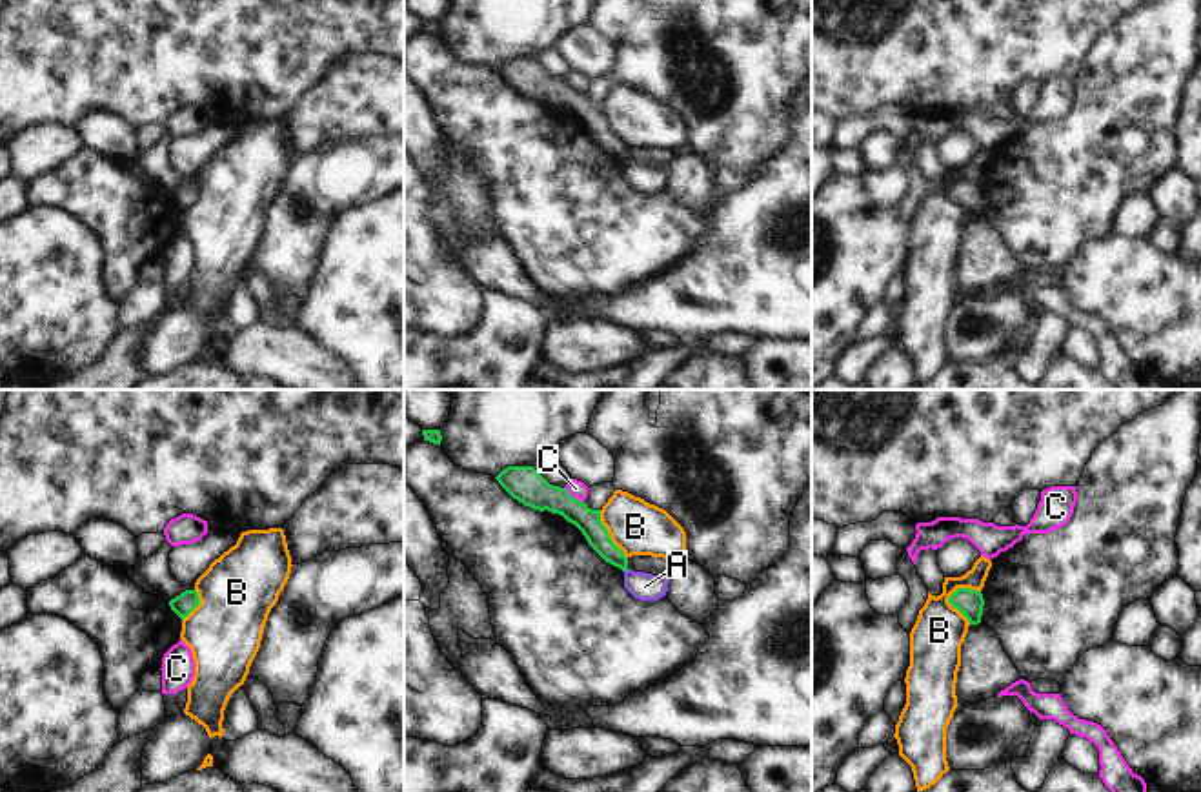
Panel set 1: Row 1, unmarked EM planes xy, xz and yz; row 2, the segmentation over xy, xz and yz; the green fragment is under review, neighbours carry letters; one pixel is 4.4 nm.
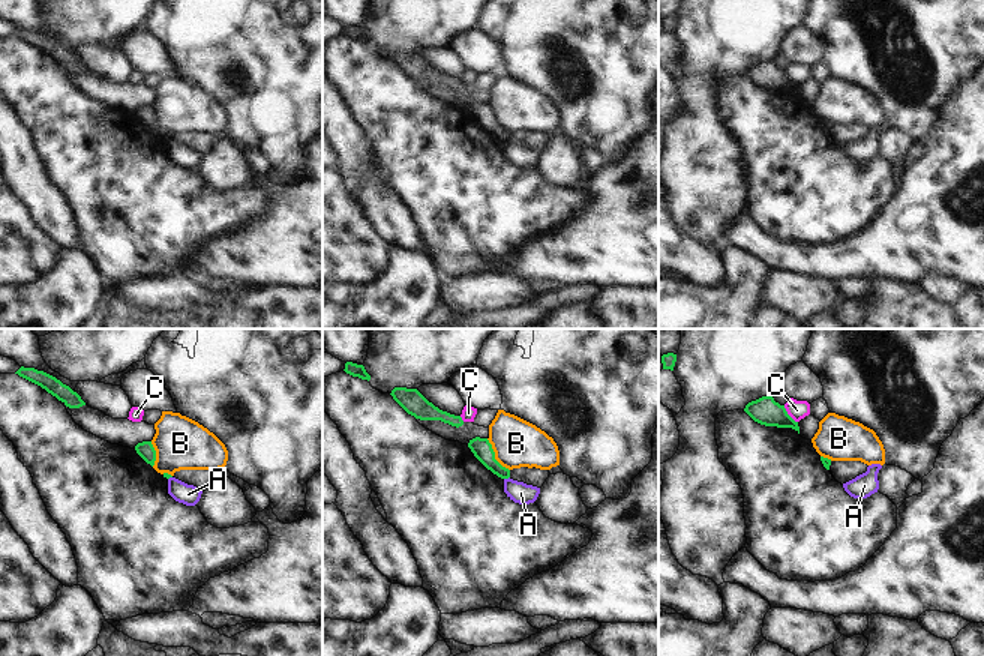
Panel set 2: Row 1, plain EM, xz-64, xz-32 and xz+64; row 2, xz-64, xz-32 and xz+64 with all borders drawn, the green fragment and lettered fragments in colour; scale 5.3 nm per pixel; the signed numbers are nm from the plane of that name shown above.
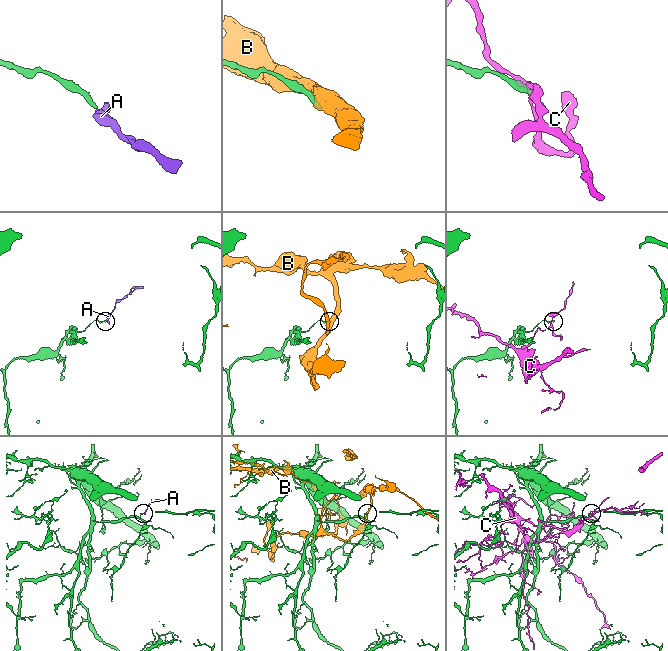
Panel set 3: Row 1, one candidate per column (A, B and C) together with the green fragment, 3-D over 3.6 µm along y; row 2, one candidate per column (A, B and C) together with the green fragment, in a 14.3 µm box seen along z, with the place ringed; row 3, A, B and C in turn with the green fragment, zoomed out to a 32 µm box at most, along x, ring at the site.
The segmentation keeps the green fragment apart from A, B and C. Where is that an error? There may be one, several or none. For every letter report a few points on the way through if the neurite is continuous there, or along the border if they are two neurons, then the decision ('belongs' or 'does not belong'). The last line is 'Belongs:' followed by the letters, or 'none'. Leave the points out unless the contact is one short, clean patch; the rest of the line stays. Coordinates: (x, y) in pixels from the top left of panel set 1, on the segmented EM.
A: border xz (628, 568), (625, 572); does not belong
B: border yz (958, 587), (948, 601), (970, 623); does not belong
C: border xz (565, 487), (583, 503); does not belong
Belongs: none

